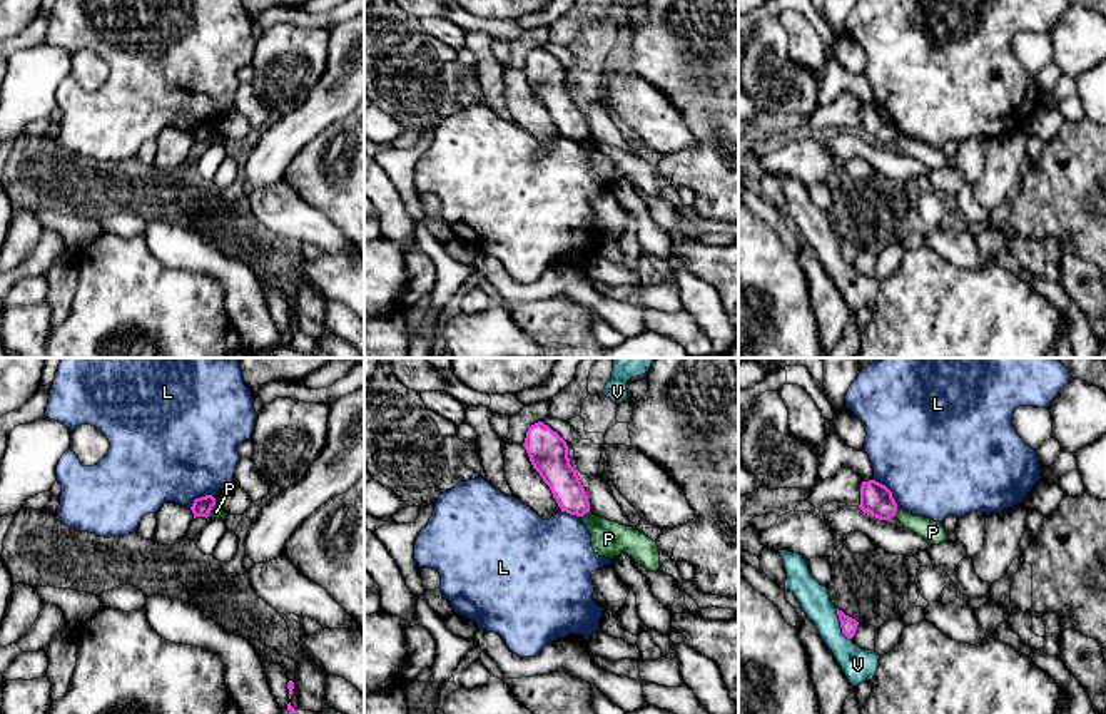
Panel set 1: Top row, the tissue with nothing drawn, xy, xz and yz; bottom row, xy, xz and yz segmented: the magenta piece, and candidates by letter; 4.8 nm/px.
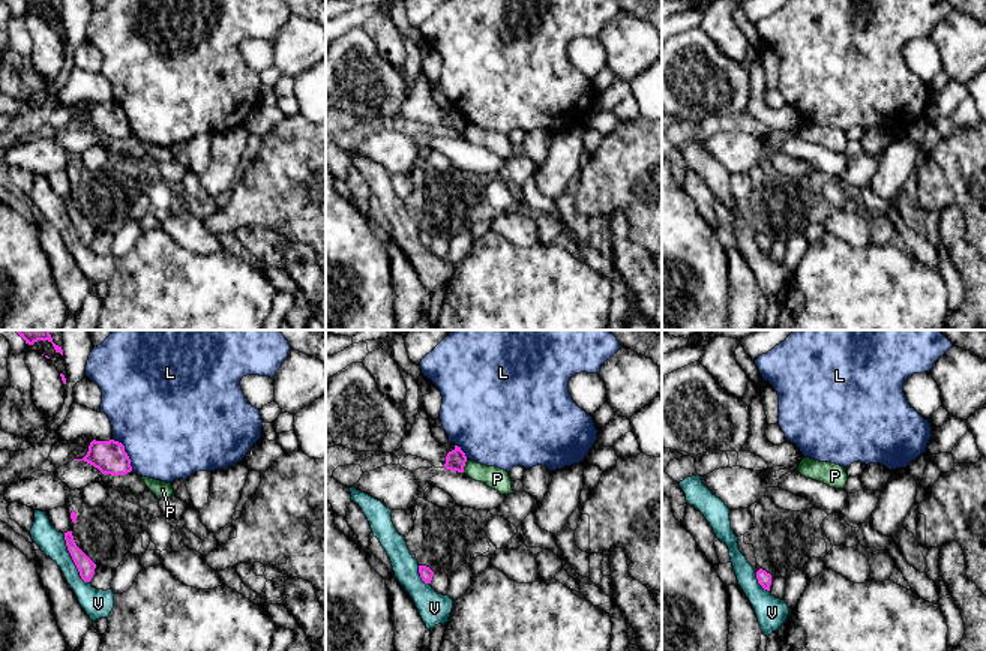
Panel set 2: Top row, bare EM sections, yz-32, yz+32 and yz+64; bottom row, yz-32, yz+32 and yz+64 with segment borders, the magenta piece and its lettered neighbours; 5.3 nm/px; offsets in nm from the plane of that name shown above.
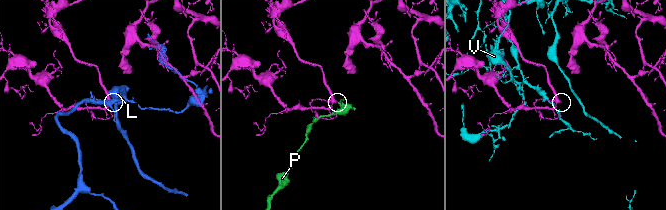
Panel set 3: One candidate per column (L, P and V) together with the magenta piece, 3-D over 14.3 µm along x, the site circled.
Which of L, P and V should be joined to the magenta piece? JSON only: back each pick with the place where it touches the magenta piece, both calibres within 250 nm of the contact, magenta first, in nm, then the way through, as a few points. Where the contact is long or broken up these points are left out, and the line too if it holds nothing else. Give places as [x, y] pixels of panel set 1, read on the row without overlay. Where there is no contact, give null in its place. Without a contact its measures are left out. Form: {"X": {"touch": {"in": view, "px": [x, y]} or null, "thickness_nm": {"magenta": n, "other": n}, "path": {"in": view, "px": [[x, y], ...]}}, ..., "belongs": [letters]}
{"belongs": []}

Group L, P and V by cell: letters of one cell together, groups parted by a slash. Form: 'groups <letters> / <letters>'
groups L / P / V

